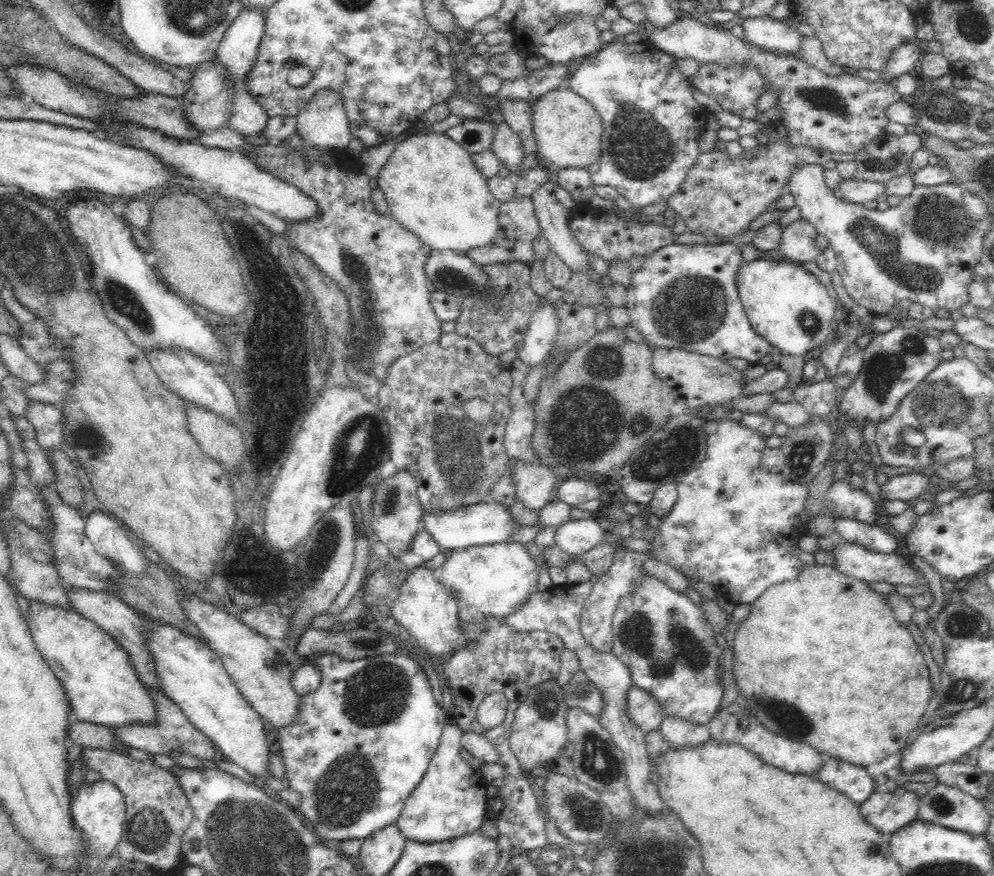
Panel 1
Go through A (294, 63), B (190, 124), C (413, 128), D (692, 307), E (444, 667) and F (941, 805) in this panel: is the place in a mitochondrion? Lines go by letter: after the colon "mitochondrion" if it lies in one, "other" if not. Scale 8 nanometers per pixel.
A: other
B: other
C: other
D: mitochondrion
E: other
F: mitochondrion

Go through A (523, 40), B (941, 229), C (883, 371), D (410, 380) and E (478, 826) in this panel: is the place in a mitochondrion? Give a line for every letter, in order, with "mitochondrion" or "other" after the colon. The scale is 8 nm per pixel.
A: other
B: mitochondrion
C: mitochondrion
D: other
E: other

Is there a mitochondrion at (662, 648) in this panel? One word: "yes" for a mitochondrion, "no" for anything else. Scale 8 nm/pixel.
yes

